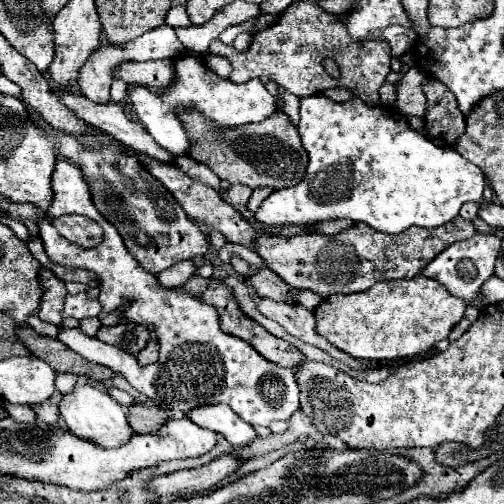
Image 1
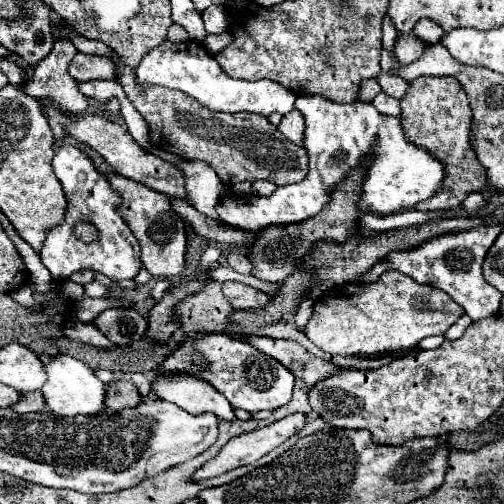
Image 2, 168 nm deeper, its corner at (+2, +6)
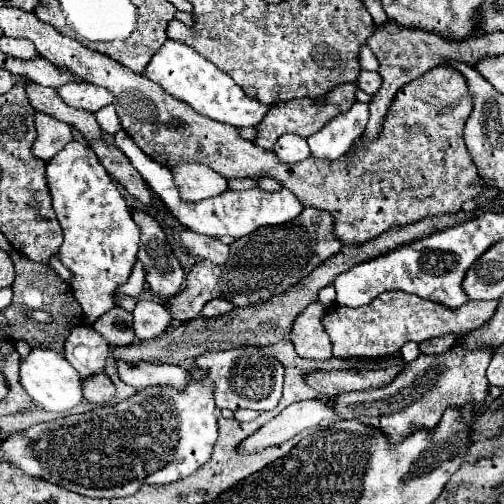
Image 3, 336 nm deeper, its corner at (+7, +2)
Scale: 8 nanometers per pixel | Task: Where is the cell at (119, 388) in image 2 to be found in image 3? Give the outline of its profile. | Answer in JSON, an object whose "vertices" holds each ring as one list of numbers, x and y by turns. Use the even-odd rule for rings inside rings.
{"vertices":[[93,374,83,380,83,396,89,402,103,404,115,396,115,386,107,374]]}

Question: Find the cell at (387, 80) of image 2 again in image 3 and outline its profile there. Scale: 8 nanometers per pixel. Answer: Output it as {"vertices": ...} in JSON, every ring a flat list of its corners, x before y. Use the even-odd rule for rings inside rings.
{"vertices":[[361,70,359,78,357,78,357,88,367,92,367,94,375,94,375,90,381,88,381,76,377,72]]}

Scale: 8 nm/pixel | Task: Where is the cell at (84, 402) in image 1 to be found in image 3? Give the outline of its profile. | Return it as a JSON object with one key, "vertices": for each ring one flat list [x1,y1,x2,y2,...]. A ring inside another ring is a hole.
{"vertices":[[31,348,25,358,19,358,19,382,37,406,51,412,67,412,83,400,81,376,61,354,55,354,53,350]]}

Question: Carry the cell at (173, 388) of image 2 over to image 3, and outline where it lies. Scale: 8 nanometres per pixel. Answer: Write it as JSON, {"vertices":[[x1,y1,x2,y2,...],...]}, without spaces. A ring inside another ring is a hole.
{"vertices":[[123,360,115,362,119,378,133,386,135,390,143,390,147,386,173,386,181,388,189,382,187,372,175,364,153,364,153,362,137,362,127,364]]}

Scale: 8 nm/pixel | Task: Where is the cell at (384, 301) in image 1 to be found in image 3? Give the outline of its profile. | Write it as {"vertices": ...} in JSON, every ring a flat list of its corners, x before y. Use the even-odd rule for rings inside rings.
{"vertices":[[405,292,379,294,371,304,361,308,333,306,325,316,325,330,333,344,335,358,381,358,401,350,407,342,425,342,445,334,469,334,481,328,497,310,499,300,471,300,459,310,449,310,437,302,423,300]]}

